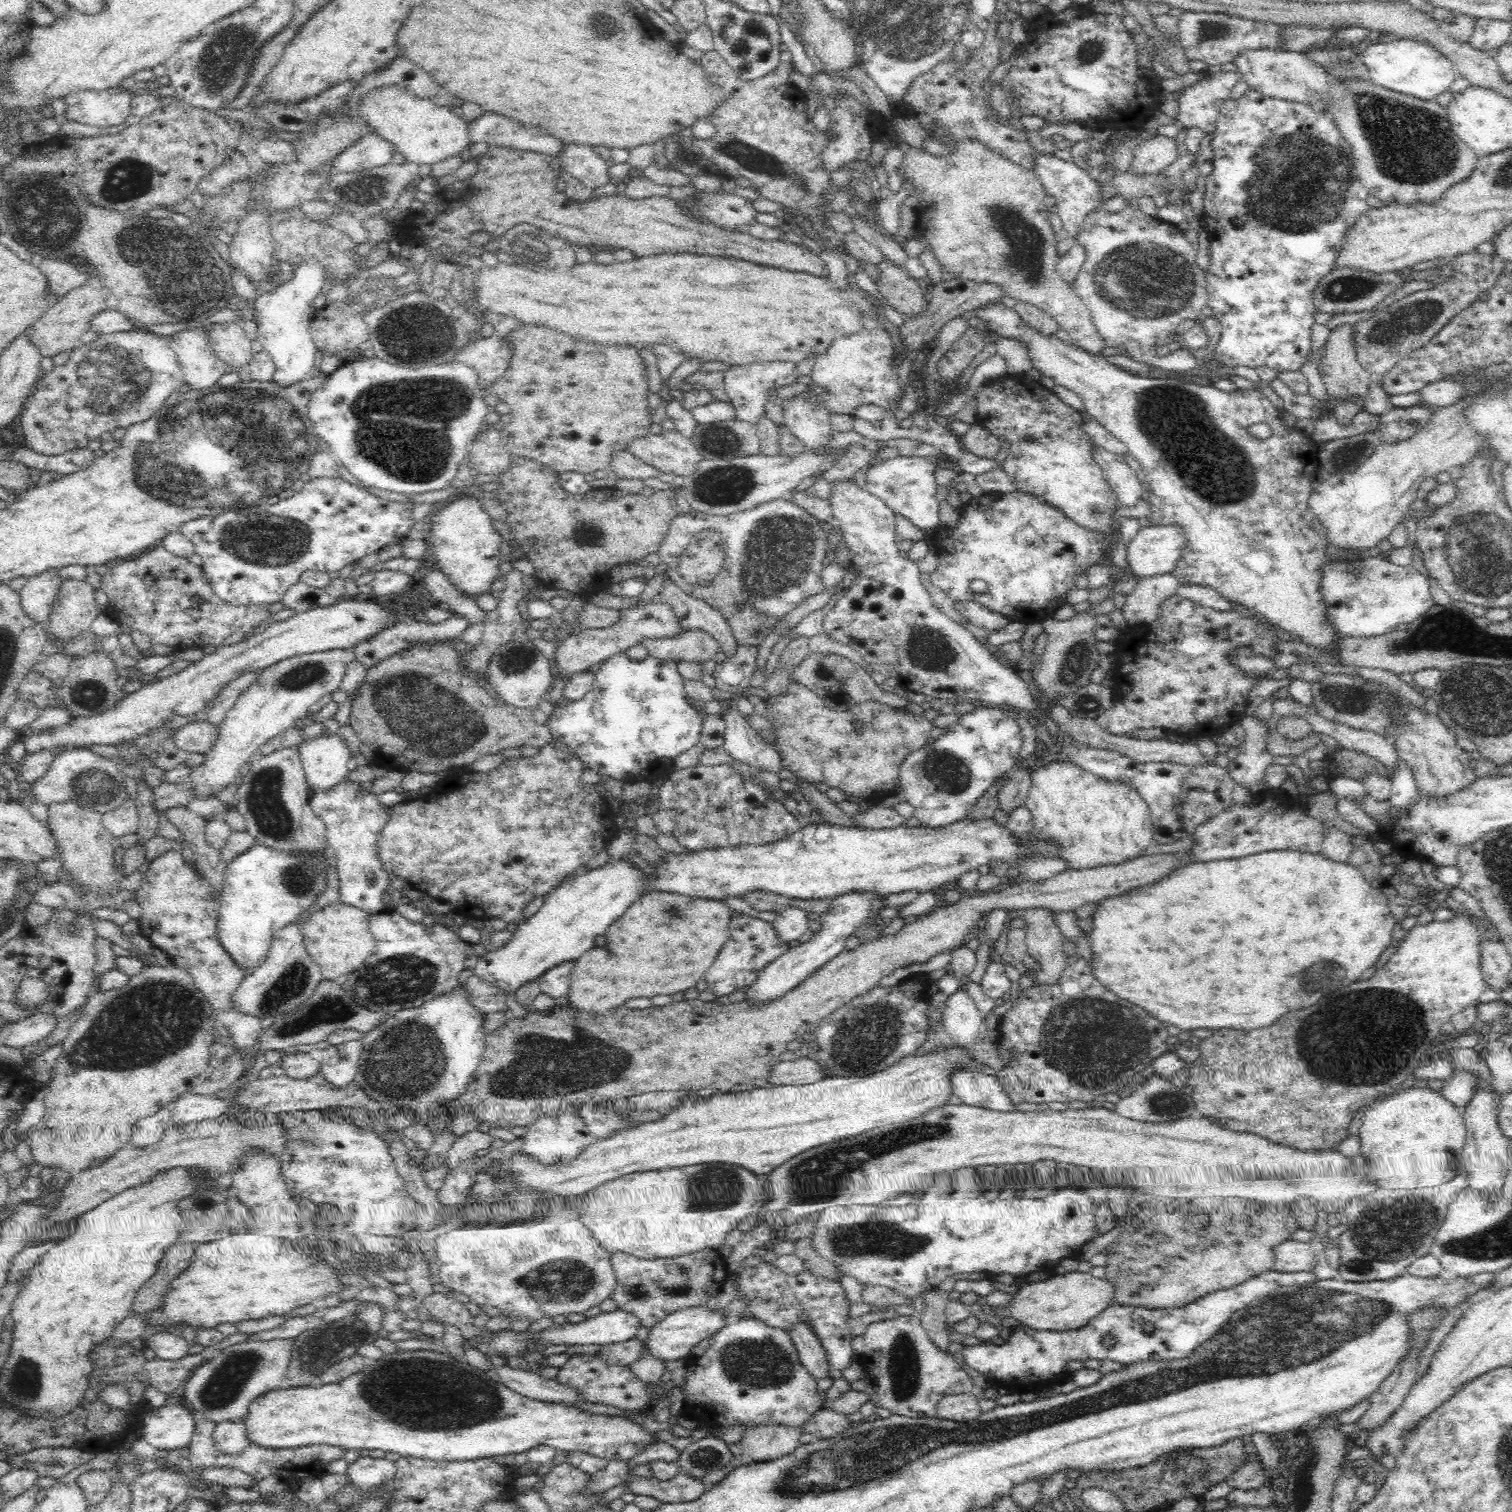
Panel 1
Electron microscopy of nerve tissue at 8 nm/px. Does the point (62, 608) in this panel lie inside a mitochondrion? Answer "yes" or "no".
no

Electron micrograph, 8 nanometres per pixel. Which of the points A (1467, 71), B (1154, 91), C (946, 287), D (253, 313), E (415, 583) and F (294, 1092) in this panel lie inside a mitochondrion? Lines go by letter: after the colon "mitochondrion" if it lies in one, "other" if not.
A: other
B: other
C: other
D: other
E: other
F: other

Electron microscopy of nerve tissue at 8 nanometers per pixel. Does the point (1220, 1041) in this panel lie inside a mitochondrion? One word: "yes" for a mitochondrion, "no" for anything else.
no

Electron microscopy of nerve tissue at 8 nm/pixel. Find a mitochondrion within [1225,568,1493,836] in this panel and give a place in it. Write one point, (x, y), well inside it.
(1342, 700)

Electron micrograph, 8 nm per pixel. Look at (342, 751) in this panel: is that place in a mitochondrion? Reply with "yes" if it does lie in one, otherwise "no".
no

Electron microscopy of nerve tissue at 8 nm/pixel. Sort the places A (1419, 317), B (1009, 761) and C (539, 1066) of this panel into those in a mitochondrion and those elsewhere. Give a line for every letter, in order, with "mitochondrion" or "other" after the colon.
A: mitochondrion
B: other
C: mitochondrion

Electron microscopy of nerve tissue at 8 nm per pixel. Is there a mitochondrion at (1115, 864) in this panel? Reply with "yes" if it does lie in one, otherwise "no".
no

